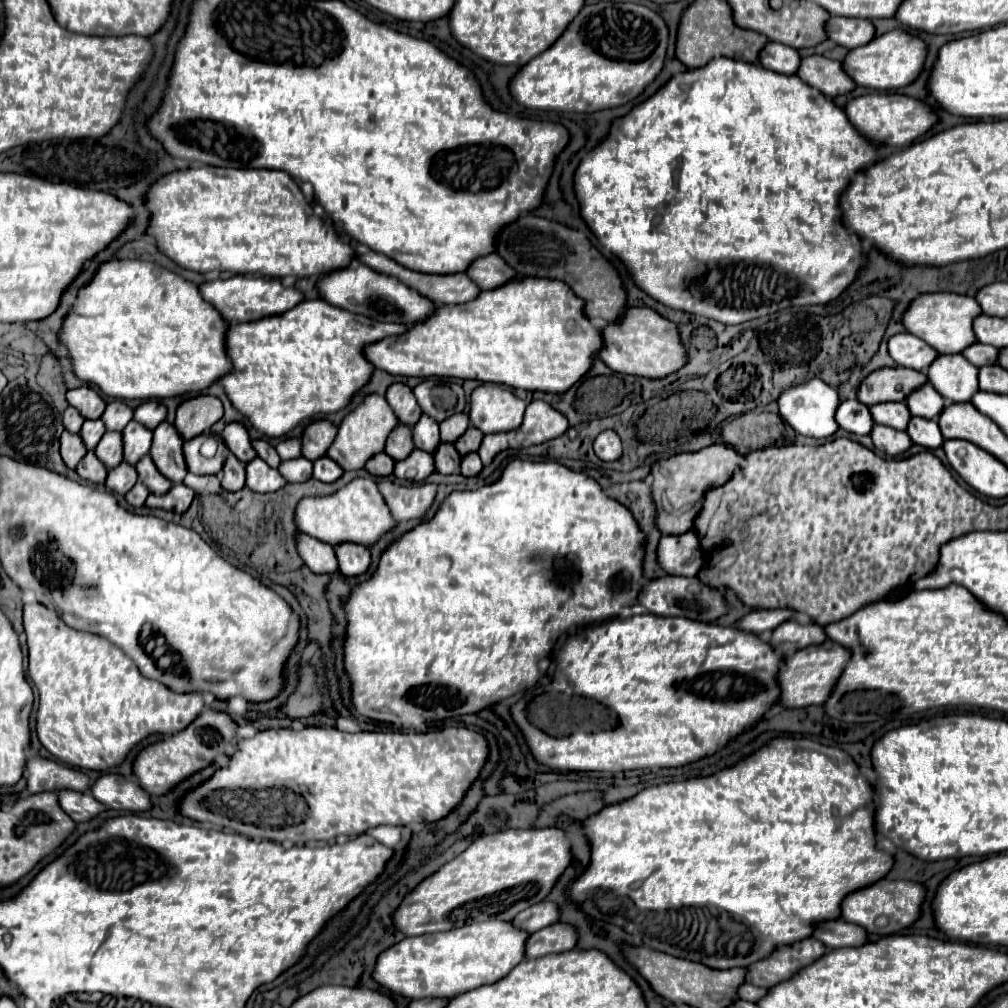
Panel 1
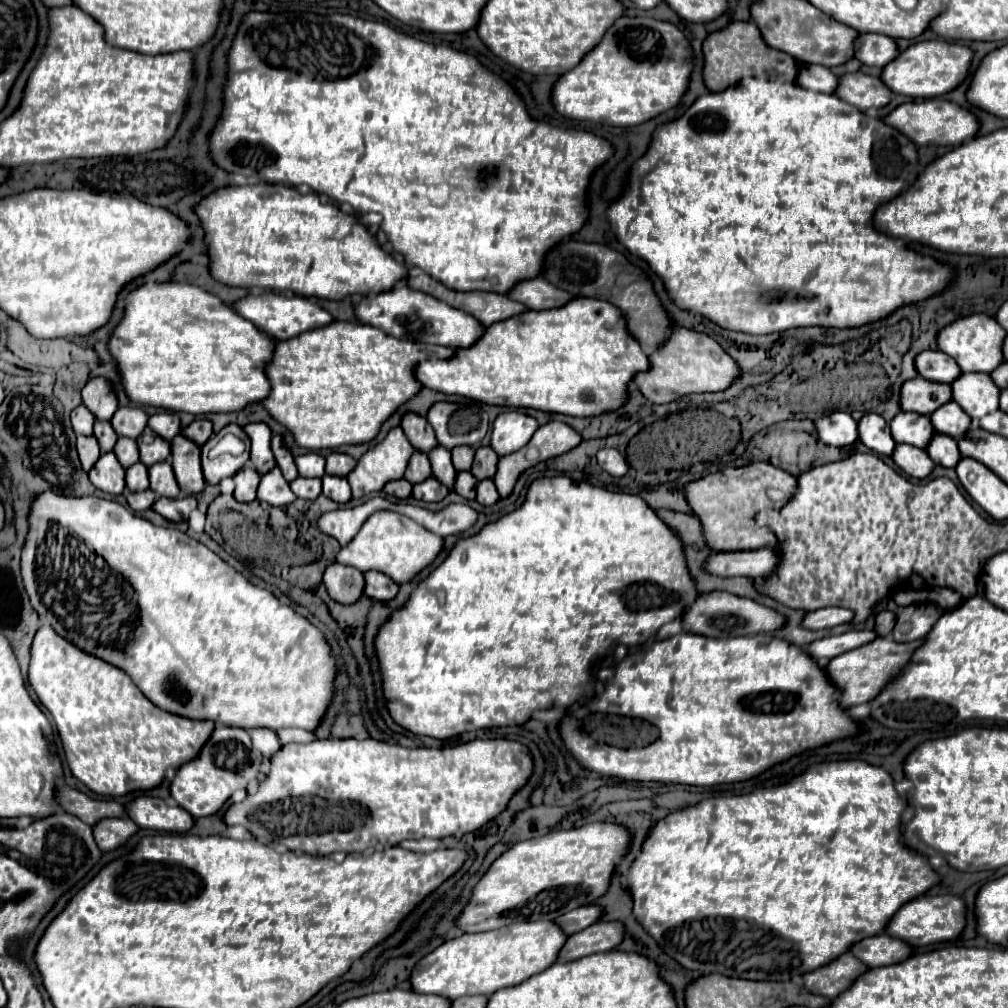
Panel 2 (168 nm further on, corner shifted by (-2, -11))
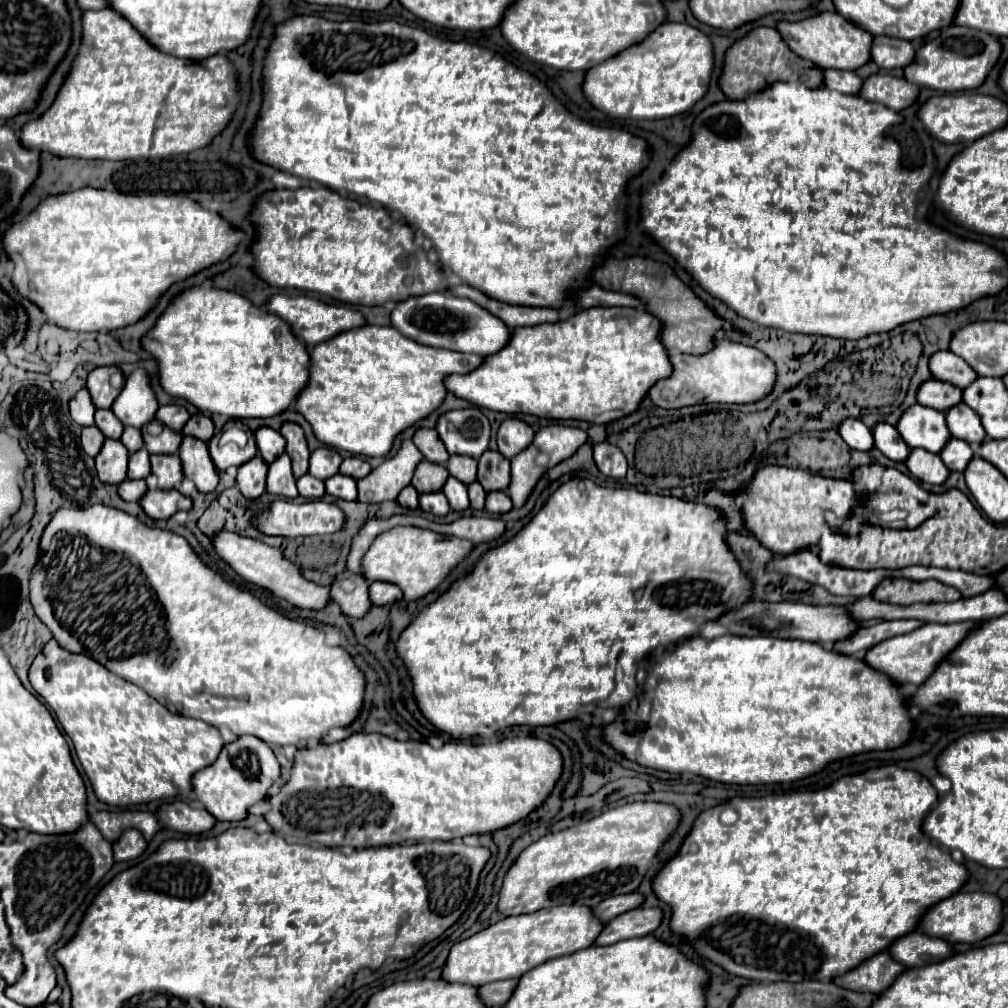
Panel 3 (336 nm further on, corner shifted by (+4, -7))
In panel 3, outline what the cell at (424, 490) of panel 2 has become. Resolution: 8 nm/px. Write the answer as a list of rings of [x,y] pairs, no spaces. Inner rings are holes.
[[[436,491],[434,495],[420,495],[420,509],[426,513],[444,517],[444,515],[448,515],[450,505],[448,505],[448,499],[444,497],[444,493]]]

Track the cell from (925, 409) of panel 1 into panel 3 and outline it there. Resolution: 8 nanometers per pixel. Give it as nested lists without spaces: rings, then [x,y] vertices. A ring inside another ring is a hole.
[[[960,403],[958,407],[946,411],[946,423],[950,425],[950,431],[956,439],[962,439],[974,447],[982,445],[988,437],[980,423],[980,415],[974,413],[966,403]]]

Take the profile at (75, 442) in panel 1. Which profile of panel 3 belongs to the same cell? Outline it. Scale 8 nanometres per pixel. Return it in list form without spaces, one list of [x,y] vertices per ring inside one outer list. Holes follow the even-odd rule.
[[[90,425],[90,427],[82,429],[82,447],[90,457],[96,457],[100,453],[100,447],[102,447],[104,439],[106,437],[102,435],[102,431],[96,425]]]

